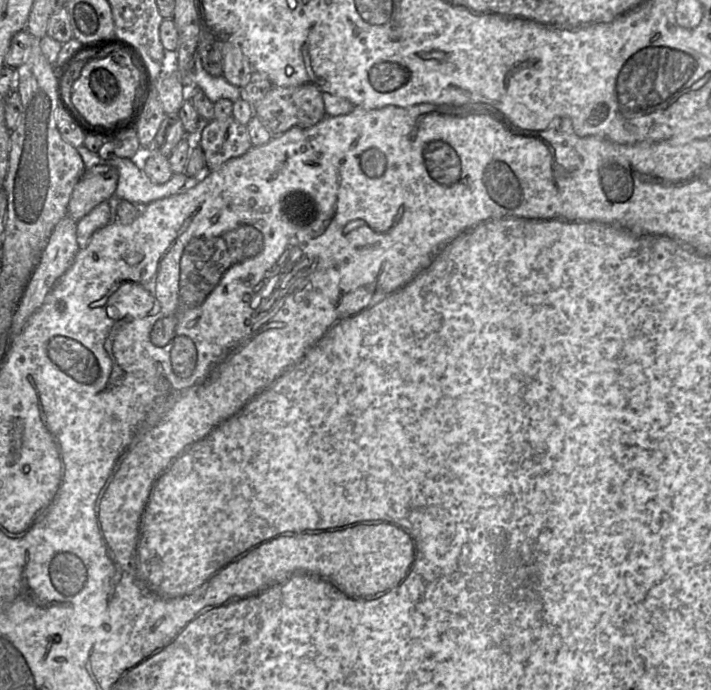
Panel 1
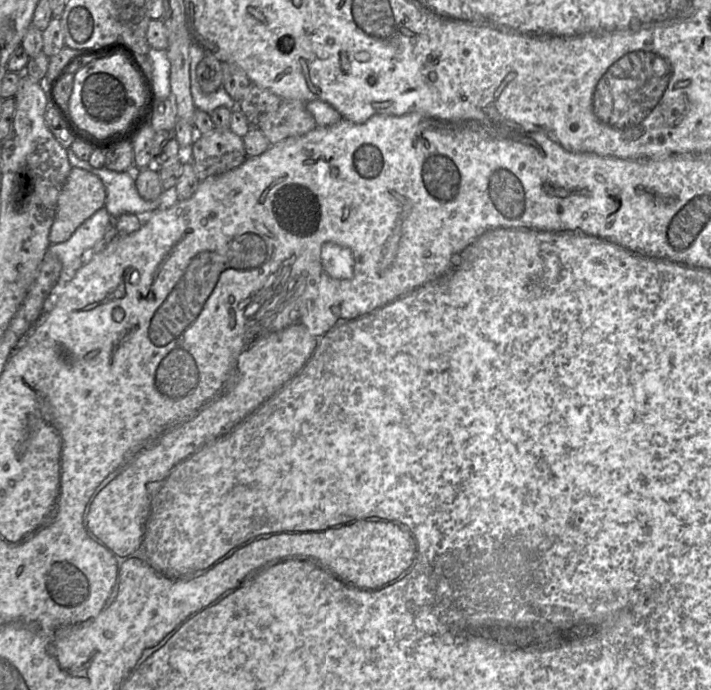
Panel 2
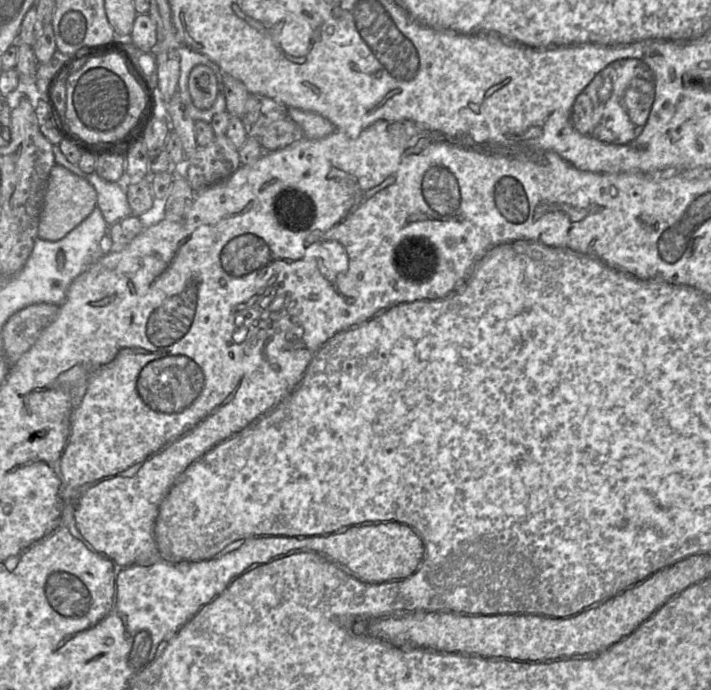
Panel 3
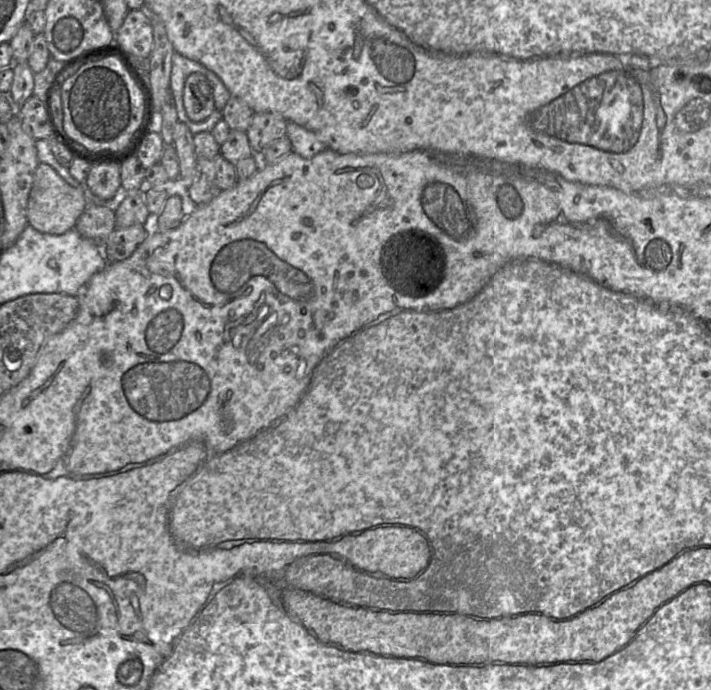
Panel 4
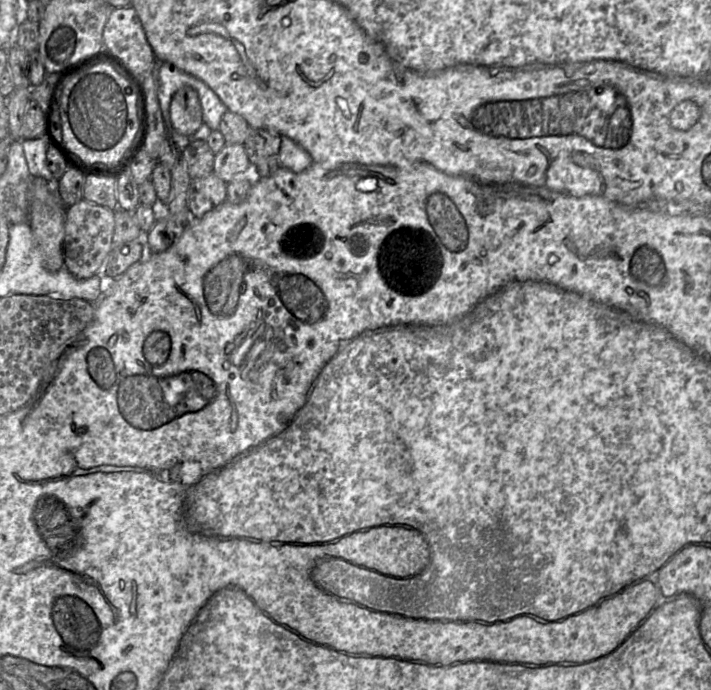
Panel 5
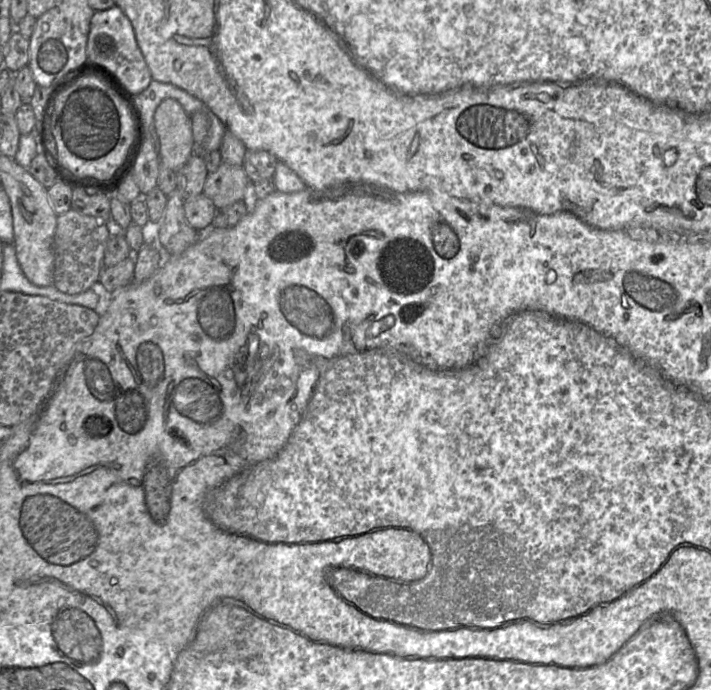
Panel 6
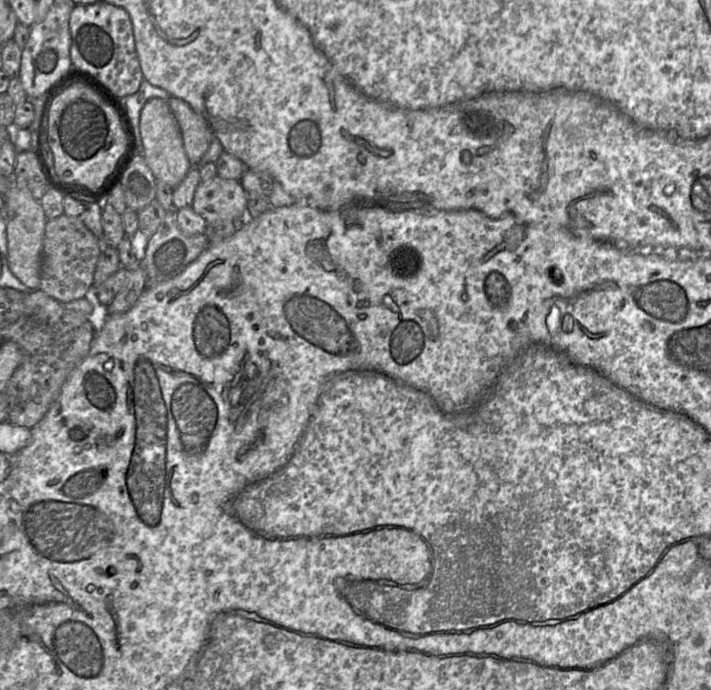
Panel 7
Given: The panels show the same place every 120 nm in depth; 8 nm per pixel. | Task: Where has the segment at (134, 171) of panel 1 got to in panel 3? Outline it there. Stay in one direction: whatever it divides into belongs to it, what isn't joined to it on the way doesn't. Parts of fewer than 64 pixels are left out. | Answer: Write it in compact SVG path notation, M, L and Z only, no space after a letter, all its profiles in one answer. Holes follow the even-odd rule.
M53 145L53 153L56 164L87 180L94 187L97 194L97 208L101 210L109 226L132 215L126 195L126 184L122 181L105 181L95 172L84 173L78 166L68 161L57 145Z

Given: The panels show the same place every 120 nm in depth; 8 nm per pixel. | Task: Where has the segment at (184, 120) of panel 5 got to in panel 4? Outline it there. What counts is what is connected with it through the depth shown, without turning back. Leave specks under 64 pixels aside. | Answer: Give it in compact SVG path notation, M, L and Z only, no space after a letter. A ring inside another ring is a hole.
M192 73L186 78L183 104L188 118L193 122L205 120L215 110L213 91L205 76Z

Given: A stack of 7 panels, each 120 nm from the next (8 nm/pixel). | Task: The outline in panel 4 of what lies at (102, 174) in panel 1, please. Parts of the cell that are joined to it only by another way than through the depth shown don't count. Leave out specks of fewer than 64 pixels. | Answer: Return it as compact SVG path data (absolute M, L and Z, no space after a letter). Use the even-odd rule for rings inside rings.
M40 163L35 170L27 205L29 224L37 231L60 235L74 229L79 216L87 205L82 188L68 184L51 166Z

